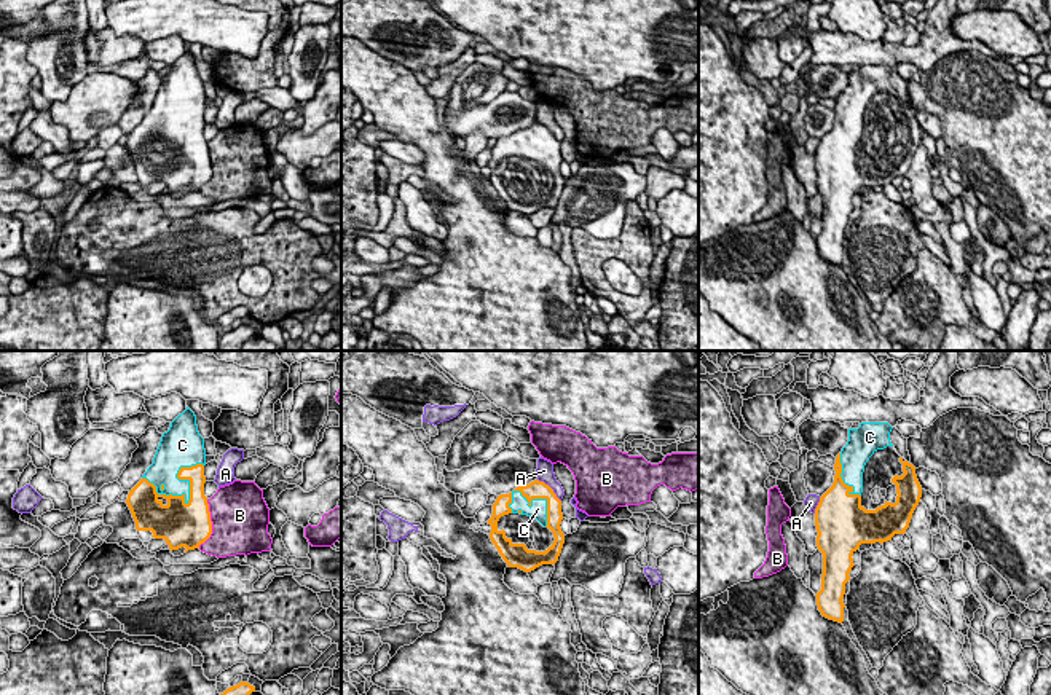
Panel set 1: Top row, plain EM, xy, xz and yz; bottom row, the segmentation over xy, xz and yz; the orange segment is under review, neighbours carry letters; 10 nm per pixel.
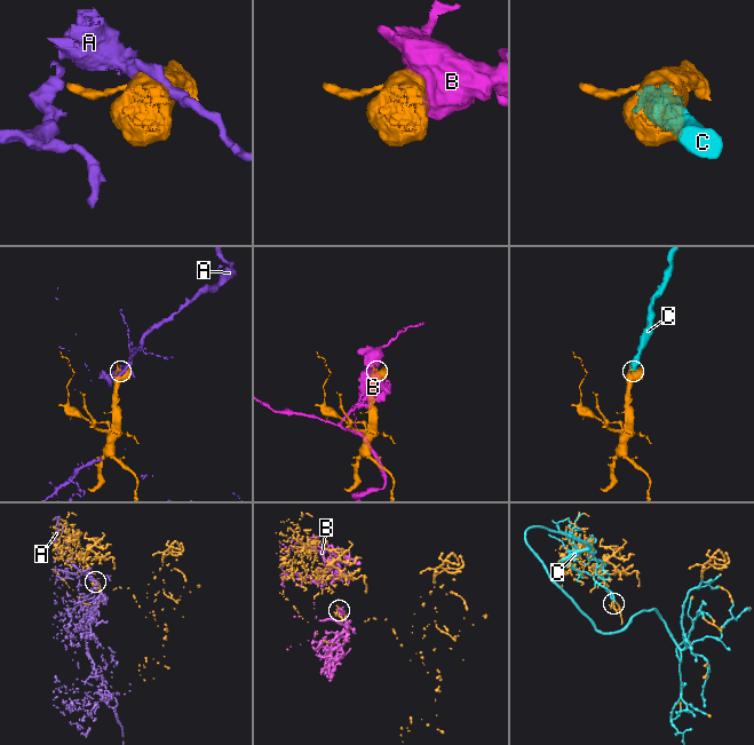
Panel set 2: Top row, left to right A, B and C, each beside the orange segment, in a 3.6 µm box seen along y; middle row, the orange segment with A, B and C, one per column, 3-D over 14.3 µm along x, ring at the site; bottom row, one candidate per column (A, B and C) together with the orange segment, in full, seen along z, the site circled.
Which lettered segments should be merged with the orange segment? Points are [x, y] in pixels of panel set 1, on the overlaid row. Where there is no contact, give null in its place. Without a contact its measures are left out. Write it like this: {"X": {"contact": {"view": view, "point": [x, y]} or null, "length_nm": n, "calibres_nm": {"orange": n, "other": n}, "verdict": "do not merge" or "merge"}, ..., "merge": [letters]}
{"A": {"contact": {"view": "xz", "point": [551, 488]}, "length_nm": 340, "calibres_nm": {"orange": 190, "other": 170}, "verdict": "do not merge"}, "B": {"contact": {"view": "xy", "point": [211, 523]}, "length_nm": 500, "calibres_nm": {"orange": 440, "other": 480}, "verdict": "do not merge"}, "C": {"contact": {"view": "xy", "point": [190, 485]}, "length_nm": 550, "calibres_nm": {"orange": 240, "other": 190}, "verdict": "merge"}, "merge": ["C"]}

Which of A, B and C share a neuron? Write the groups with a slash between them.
A / B / C

